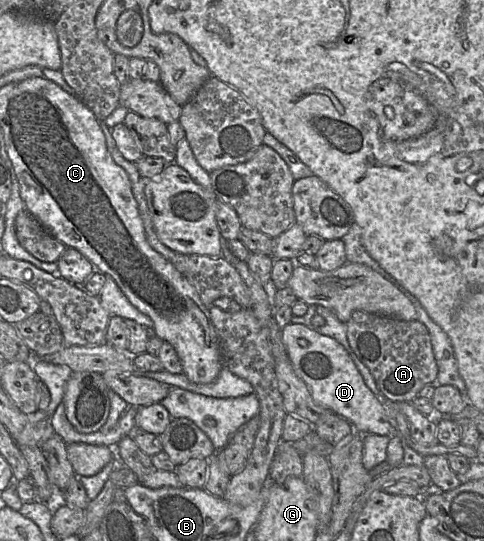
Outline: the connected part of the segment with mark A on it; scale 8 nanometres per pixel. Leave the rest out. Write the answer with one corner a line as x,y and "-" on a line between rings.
355,311
346,323
348,342
370,370
381,393
394,402
411,402
424,385
435,382
438,366
430,333
420,321
402,321
391,317

